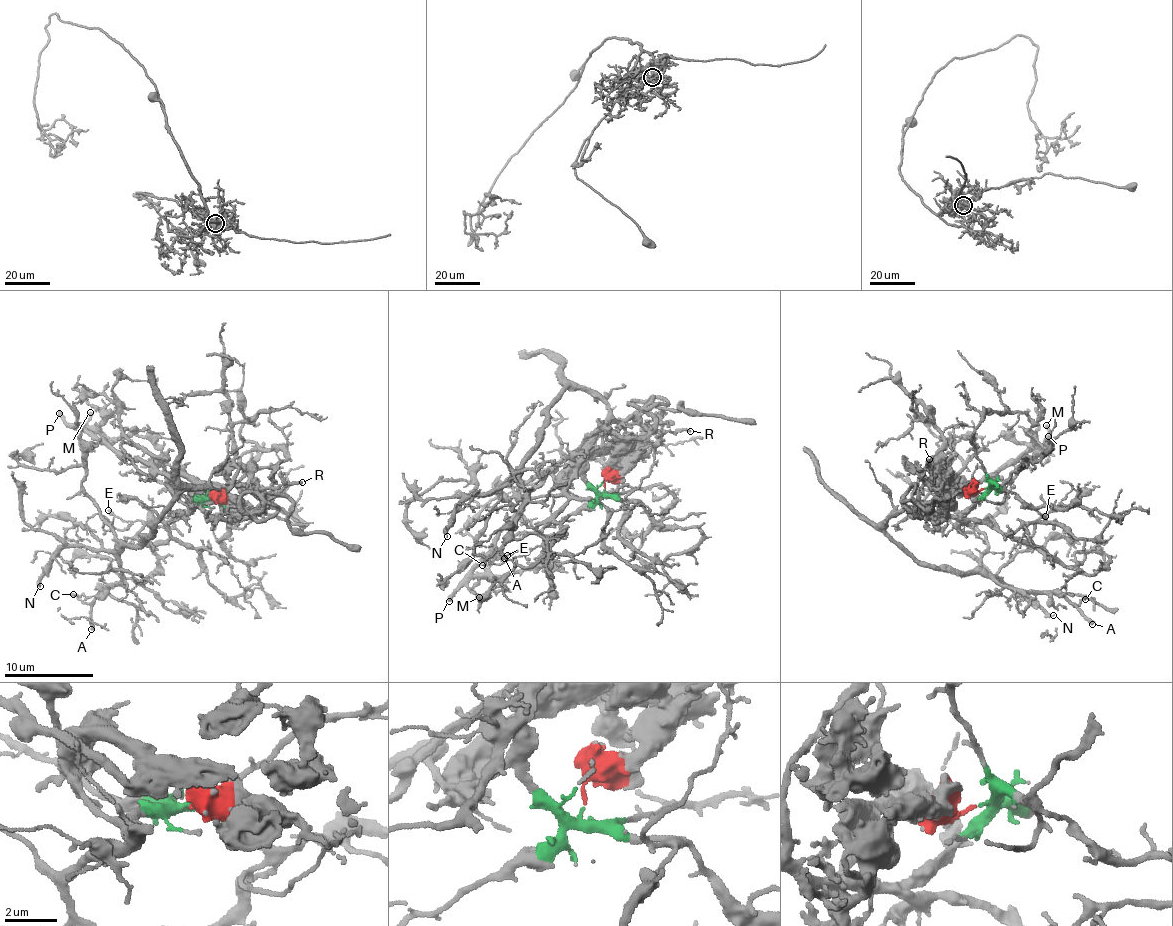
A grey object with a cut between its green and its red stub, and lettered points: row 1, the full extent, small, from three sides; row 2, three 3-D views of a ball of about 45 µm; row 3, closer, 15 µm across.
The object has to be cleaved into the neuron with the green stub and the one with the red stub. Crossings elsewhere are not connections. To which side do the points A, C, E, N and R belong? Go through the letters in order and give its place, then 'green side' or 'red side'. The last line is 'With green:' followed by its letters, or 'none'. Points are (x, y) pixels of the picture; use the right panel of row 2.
A: place (1092, 624); green side
C: place (1085, 599); green side
E: place (1045, 516); green side
N: place (1053, 615); green side
R: place (929, 459); red side
With green: A, C, E, N

